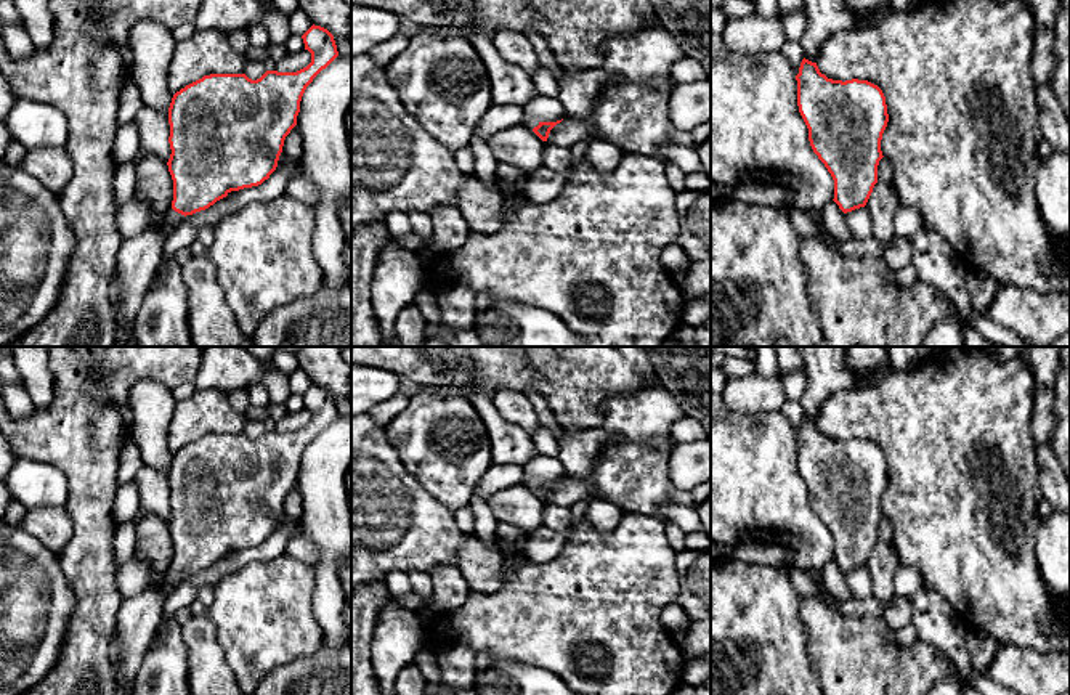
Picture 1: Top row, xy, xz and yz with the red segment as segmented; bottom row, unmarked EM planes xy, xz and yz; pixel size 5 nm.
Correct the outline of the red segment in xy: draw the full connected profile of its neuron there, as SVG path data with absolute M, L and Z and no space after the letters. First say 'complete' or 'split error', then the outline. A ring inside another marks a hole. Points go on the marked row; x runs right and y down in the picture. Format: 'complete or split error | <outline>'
split error | M313 24L302 39L311 63L297 72L266 71L257 80L245 74L210 74L173 95L168 108L172 154L167 162L173 180L172 210L160 228L148 228L124 241L119 250L114 274L120 286L119 315L128 335L120 347L133 347L135 316L143 295L162 262L167 238L183 218L209 209L231 191L261 185L276 170L284 140L297 125L306 87L338 56L334 35L321 26Z

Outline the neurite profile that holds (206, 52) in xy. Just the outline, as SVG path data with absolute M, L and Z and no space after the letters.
M196 30L175 45L167 75L168 91L175 95L210 74L242 74L244 64L244 55L231 47L226 32Z

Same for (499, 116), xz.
M492 104L489 111L478 122L475 133L489 143L489 140L501 130L521 124L525 111L517 104Z

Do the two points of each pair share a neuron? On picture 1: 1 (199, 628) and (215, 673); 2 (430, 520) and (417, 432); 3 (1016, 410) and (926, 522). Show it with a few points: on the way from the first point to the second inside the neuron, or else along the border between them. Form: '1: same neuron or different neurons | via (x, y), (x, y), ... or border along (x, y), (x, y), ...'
1: same neuron | via (199, 639), (206, 662)
2: different neurons | border along (401, 459), (403, 466), (438, 501), (453, 511)
3: same neuron | via (984, 427), (961, 450), (958, 490)

